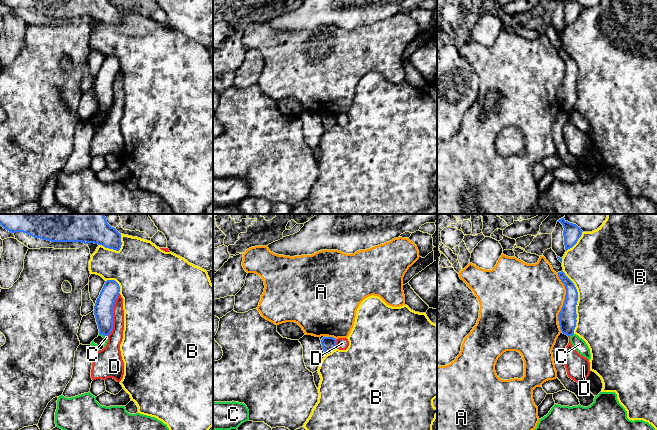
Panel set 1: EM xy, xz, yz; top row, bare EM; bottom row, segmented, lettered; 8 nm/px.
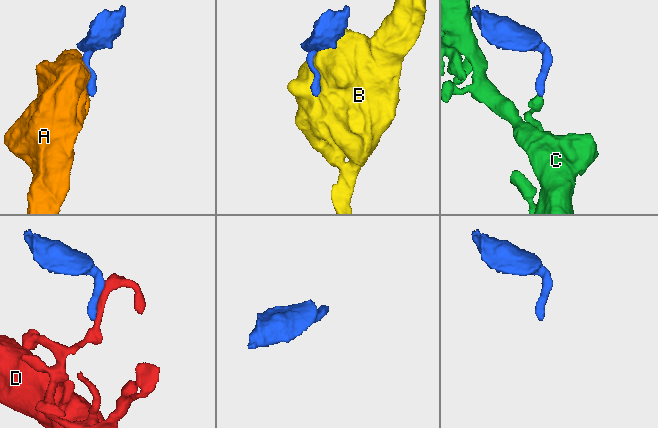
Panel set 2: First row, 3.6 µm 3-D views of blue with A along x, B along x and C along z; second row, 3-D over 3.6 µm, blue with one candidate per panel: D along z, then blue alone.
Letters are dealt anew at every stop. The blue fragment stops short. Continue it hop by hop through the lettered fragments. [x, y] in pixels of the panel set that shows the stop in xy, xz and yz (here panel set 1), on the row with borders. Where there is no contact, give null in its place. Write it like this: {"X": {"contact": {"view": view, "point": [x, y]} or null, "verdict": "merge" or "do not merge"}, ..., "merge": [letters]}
{"A": {"contact": {"view": "yz", "point": [565, 297]}, "verdict": "do not merge"}, "B": {"contact": {"view": "yz", "point": [576, 302]}, "verdict": "do not merge"}, "C": {"contact": {"view": "yz", "point": [571, 335]}, "verdict": "do not merge"}, "D": {"contact": {"view": "xy", "point": [112, 314]}, "verdict": "do not merge"}, "merge": []}

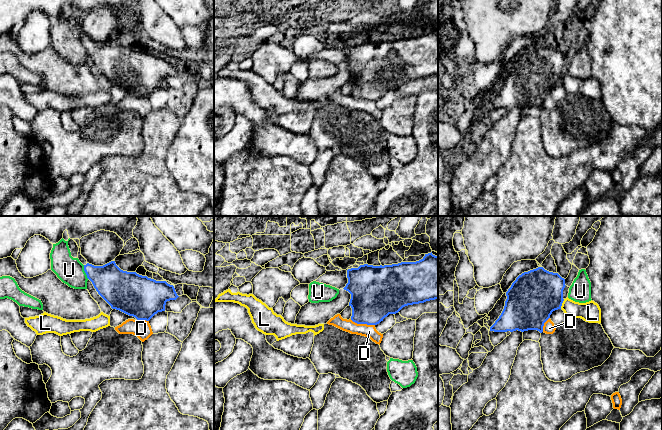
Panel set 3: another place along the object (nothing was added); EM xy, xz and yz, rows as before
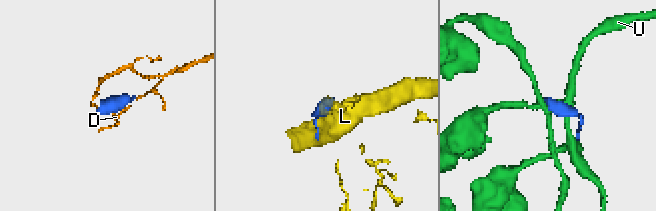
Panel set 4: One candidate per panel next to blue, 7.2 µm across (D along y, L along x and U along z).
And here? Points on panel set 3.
{"D": {"contact": {"view": "xz", "point": [362, 323]}, "verdict": "do not merge"}, "L": {"contact": {"view": "yz", "point": [561, 304]}, "verdict": "do not merge"}, "U": {"contact": {"view": "xy", "point": [85, 272]}, "verdict": "do not merge"}, "merge": []}

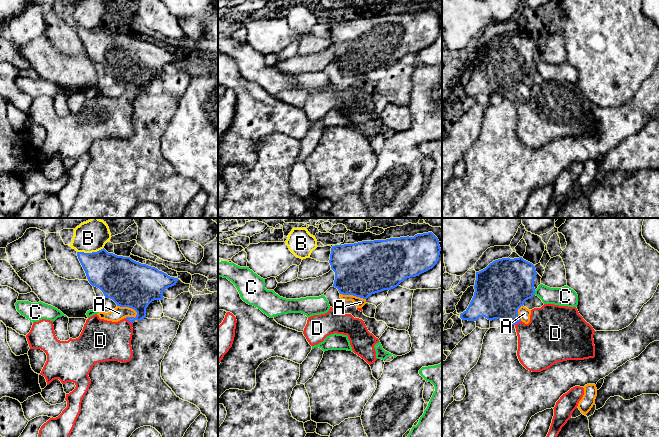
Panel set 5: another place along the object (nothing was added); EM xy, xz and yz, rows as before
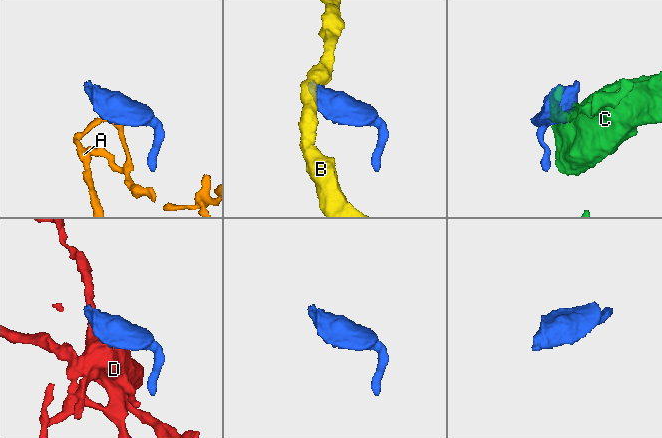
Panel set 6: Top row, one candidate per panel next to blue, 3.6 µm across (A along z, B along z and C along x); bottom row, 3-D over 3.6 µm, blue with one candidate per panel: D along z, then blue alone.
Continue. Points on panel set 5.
{"A": {"contact": {"view": "xy", "point": [131, 307]}, "verdict": "do not merge"}, "B": {"contact": {"view": "xy", "point": [90, 253]}, "verdict": "do not merge"}, "C": {"contact": {"view": "yz", "point": [534, 292]}, "verdict": "do not merge"}, "D": {"contact": {"view": "xy", "point": [129, 321]}, "verdict": "merge"}, "merge": ["D"]}

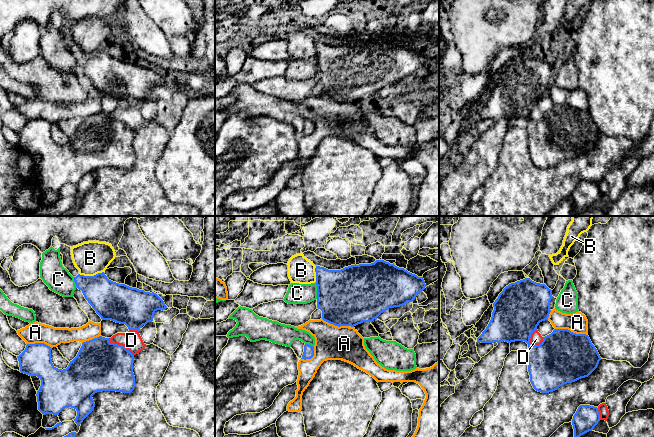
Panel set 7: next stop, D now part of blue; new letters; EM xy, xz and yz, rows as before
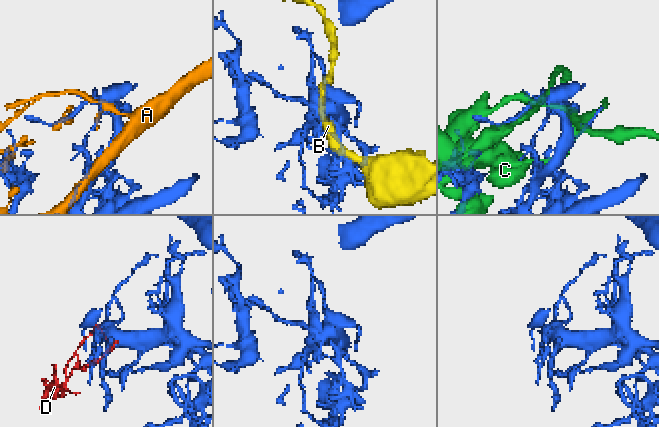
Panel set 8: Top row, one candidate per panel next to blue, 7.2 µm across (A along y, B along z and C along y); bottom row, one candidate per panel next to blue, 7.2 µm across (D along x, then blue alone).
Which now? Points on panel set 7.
{"A": {"contact": {"view": "yz", "point": [570, 331]}, "verdict": "do not merge"}, "B": {"contact": {"view": "xy", "point": [91, 276]}, "verdict": "do not merge"}, "C": {"contact": {"view": "xz", "point": [317, 290]}, "verdict": "do not merge"}, "D": {"contact": {"view": "yz", "point": [530, 336]}, "verdict": "do not merge"}, "merge": []}

